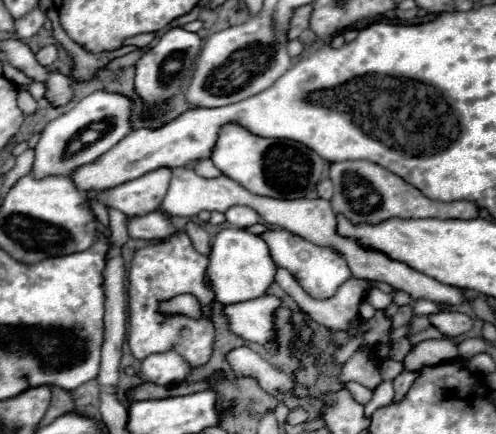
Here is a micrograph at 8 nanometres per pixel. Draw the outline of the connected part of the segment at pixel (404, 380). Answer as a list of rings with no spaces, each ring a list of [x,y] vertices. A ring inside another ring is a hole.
[[[402,372],[396,380],[394,380],[394,390],[396,390],[396,398],[404,398],[410,390],[410,386],[418,380],[420,372]]]

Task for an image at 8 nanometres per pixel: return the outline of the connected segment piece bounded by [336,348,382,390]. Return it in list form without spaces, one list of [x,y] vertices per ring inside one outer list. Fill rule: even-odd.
[[[362,348],[362,350],[354,352],[350,356],[350,360],[342,366],[336,380],[342,384],[358,382],[358,384],[374,390],[382,382],[382,376],[380,376],[380,370],[372,364],[372,358],[370,358],[372,352],[374,352],[374,348]]]

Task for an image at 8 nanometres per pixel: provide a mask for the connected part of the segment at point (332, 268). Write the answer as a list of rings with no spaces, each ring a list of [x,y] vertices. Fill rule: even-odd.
[[[268,230],[262,234],[262,238],[268,242],[268,248],[276,266],[286,268],[312,298],[330,298],[348,278],[352,278],[352,272],[346,260],[332,248],[316,246],[288,230]]]

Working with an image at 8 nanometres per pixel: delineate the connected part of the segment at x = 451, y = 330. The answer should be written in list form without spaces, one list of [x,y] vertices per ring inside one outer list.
[[[440,310],[436,314],[430,314],[428,318],[432,326],[436,326],[446,336],[458,336],[472,328],[472,318],[454,310]]]

